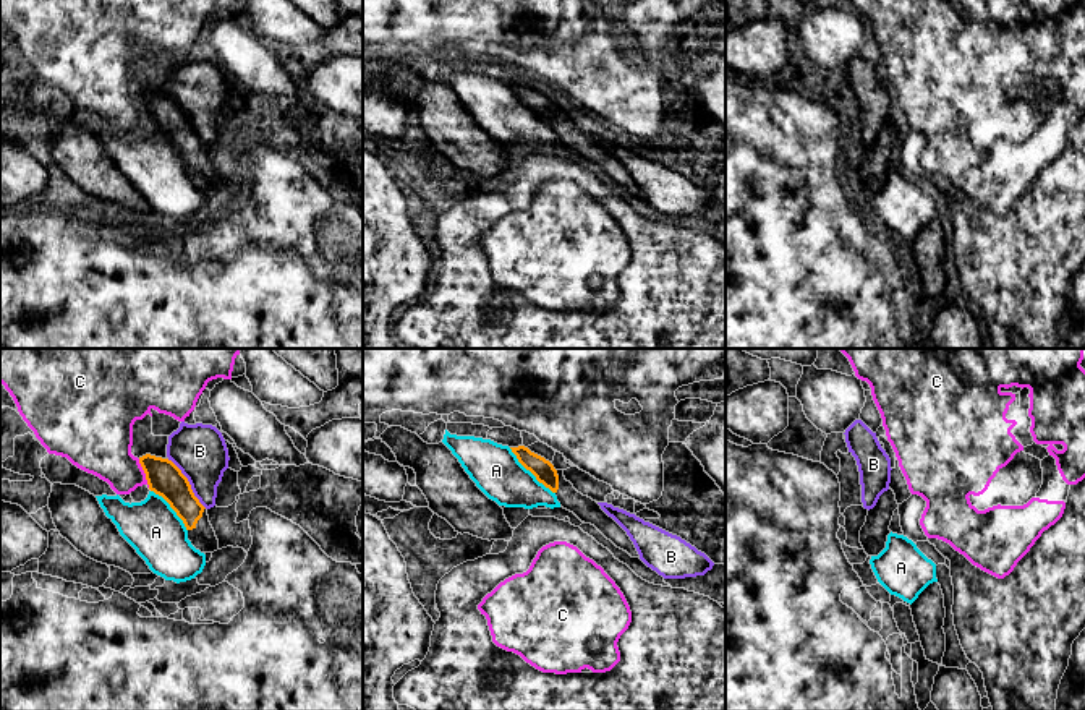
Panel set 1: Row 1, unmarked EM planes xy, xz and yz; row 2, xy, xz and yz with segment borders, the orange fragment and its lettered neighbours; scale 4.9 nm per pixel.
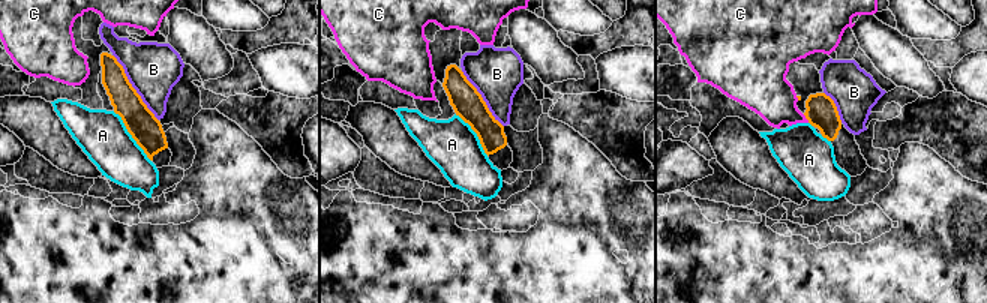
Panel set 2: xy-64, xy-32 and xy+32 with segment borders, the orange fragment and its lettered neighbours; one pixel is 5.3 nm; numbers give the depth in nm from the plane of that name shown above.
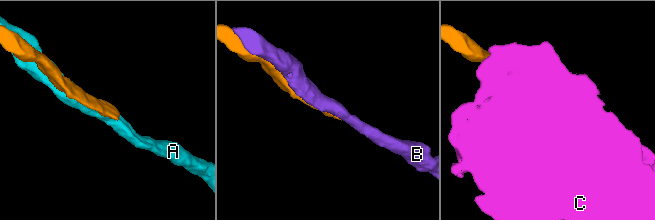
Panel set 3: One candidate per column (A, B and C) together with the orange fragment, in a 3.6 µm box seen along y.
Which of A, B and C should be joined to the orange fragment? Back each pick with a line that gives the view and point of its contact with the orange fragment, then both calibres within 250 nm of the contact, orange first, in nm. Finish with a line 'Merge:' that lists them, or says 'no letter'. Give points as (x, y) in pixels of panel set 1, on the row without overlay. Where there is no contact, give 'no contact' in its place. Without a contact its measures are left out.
Merge: no letter

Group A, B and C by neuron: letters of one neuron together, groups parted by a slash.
A / B / C

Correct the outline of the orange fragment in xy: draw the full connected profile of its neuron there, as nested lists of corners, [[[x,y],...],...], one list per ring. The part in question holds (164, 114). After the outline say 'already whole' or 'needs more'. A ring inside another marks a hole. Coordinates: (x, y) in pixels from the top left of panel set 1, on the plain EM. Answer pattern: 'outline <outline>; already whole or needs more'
outline [[[146,91],[139,94],[149,126],[162,133],[188,167],[188,177],[201,190],[219,186],[219,177],[209,159],[207,146],[194,133],[188,115],[168,96]]]; needs more

